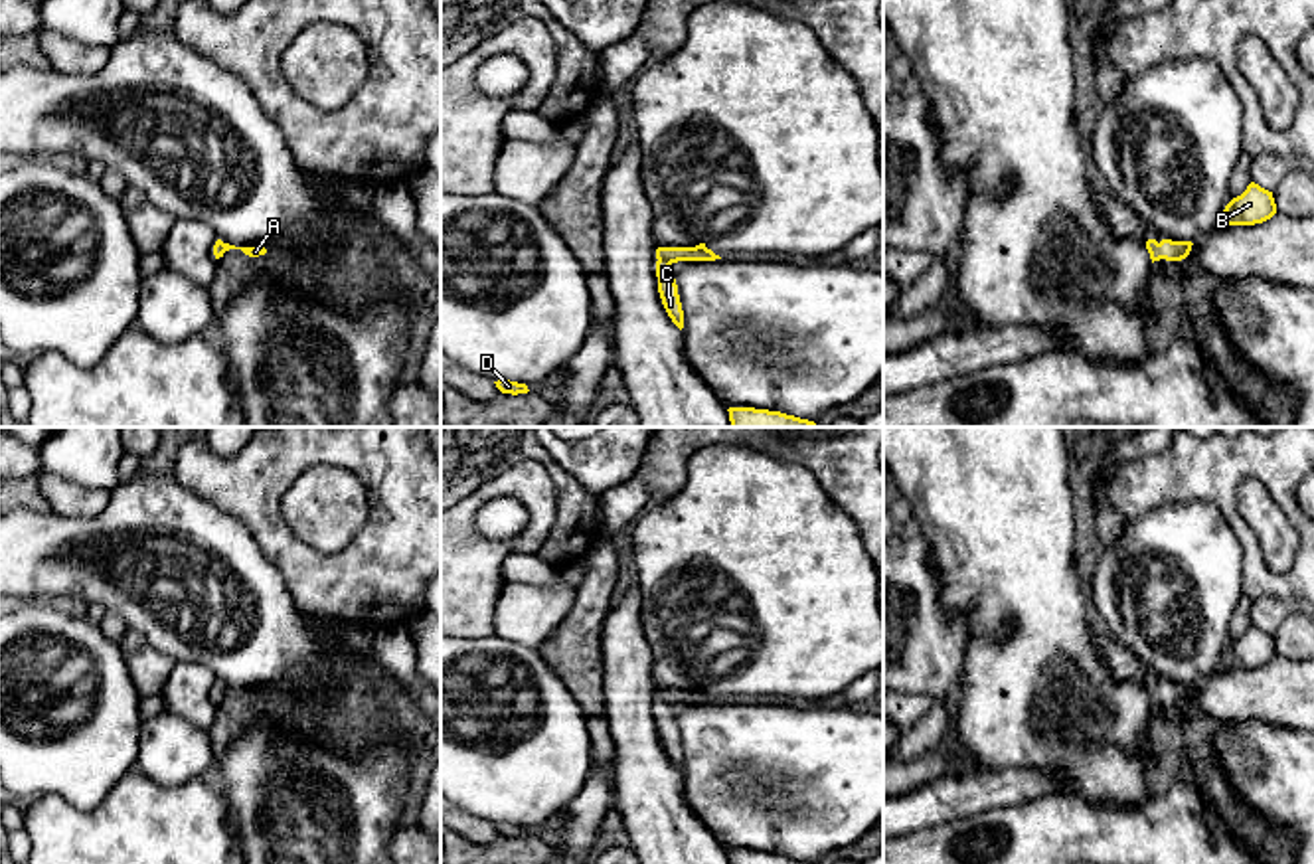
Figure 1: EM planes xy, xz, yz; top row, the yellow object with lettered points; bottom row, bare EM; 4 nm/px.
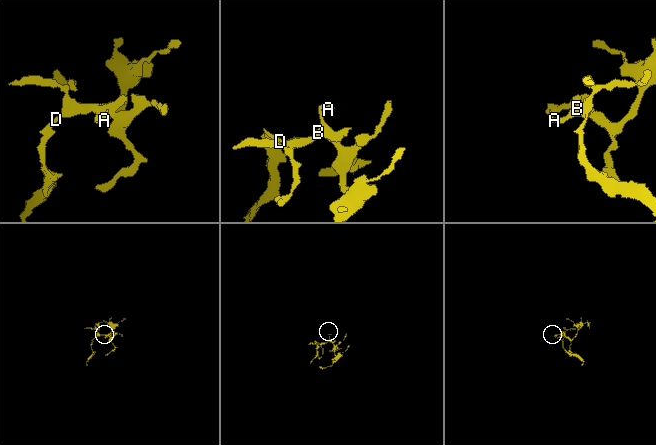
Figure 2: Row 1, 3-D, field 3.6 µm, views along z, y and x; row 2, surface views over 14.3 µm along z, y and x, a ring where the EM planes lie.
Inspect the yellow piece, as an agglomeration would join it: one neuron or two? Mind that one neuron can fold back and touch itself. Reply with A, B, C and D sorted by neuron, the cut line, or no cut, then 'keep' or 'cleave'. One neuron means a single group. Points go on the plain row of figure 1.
groups A B C D; cut none; keep

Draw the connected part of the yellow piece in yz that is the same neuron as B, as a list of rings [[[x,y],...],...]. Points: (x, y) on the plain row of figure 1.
[[[1251,625],[1247,633],[1233,641],[1221,658],[1223,668],[1255,668],[1276,656],[1273,635]]]

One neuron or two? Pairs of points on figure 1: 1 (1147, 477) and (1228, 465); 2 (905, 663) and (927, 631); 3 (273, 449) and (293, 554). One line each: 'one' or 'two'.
1: one
2: one
3: one

